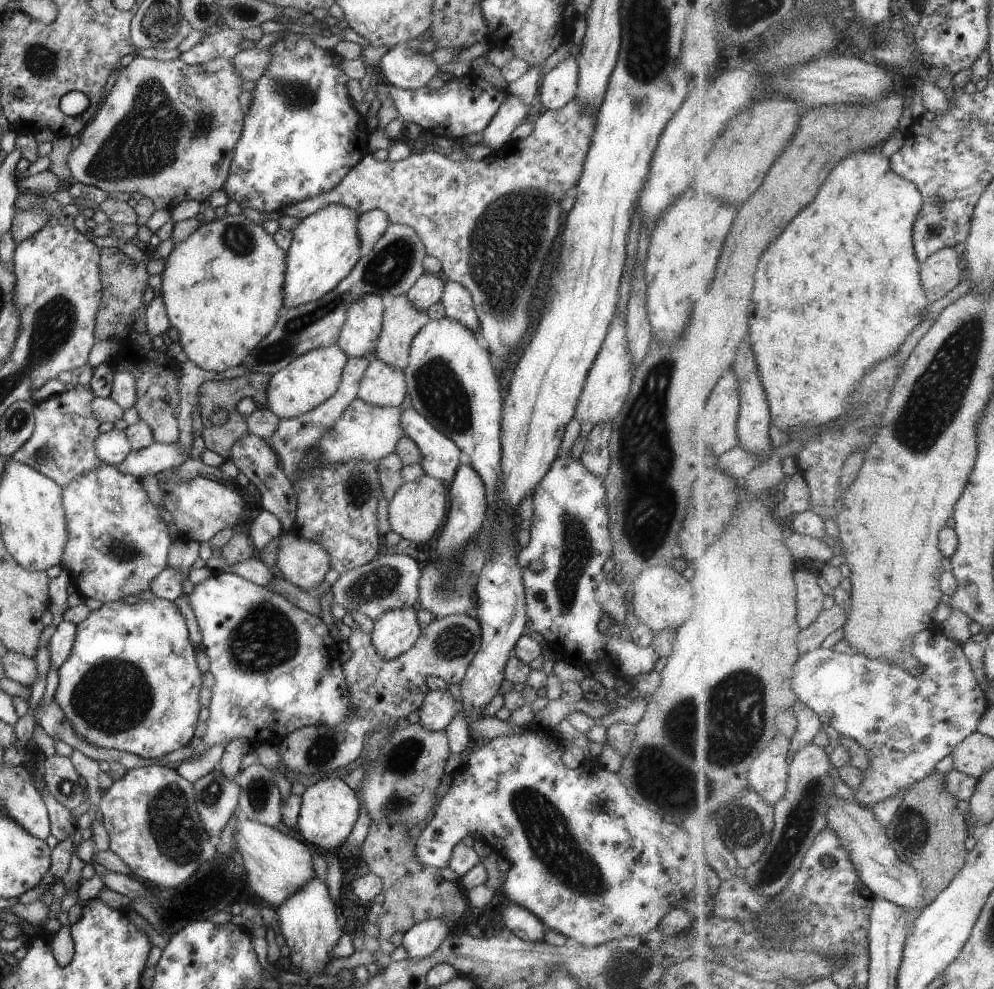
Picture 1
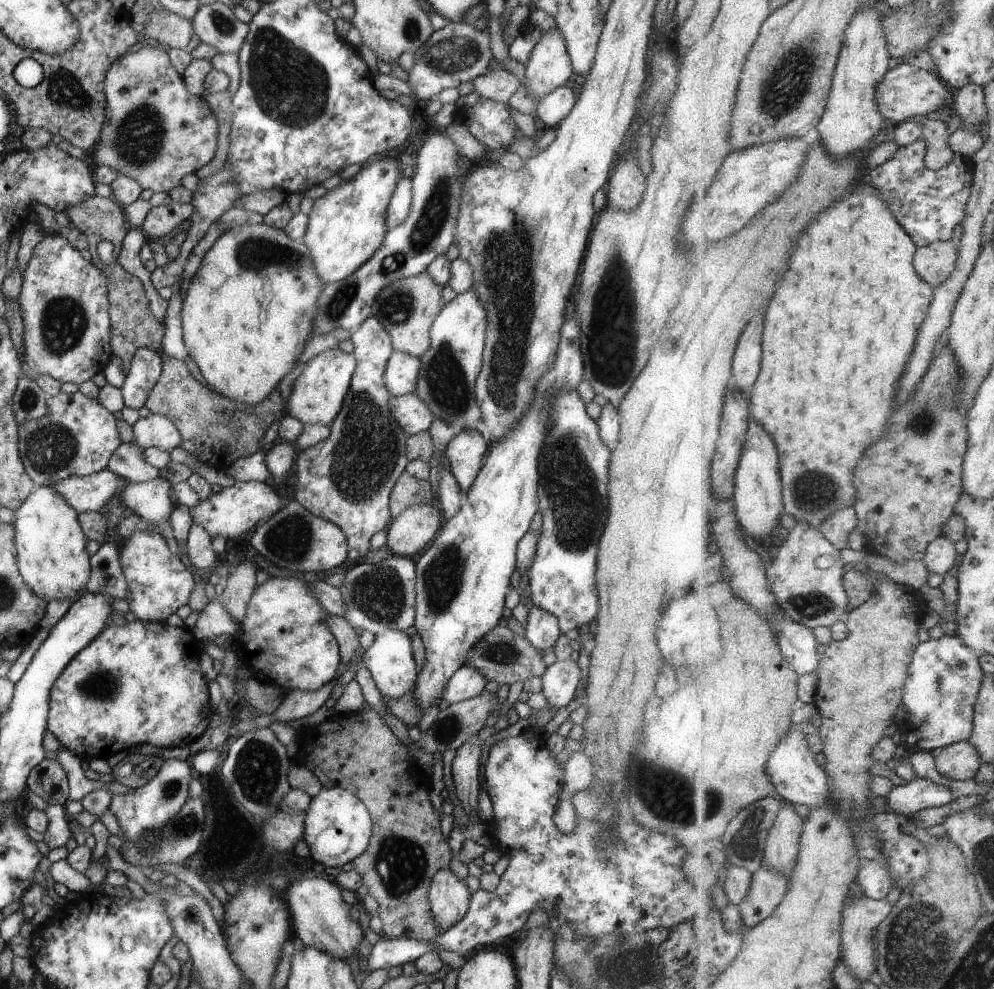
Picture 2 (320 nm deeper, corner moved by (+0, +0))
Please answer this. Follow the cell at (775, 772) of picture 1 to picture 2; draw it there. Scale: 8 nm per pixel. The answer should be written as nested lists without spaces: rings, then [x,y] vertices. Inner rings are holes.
[[[783,802],[779,816],[767,836],[763,865],[773,868],[785,876],[794,872],[798,864],[800,840],[804,832],[804,820],[797,813],[796,806]]]

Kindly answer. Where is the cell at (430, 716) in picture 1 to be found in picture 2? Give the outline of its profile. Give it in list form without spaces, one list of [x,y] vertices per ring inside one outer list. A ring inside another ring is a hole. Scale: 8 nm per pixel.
[[[461,666],[457,668],[445,682],[441,690],[441,699],[445,702],[457,703],[479,695],[486,685],[486,680],[473,668]]]

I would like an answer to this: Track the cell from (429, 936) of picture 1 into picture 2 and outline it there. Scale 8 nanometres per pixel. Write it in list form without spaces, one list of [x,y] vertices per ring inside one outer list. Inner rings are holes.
[[[448,868],[433,874],[427,900],[431,918],[441,933],[453,927],[468,910],[469,891],[464,881],[459,880]]]

